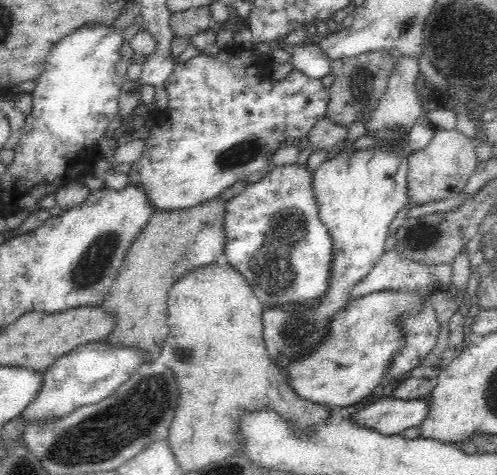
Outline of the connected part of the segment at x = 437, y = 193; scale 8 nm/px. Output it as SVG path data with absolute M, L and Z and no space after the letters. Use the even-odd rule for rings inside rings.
M436 130L434 138L420 150L411 152L407 158L408 203L413 206L434 202L448 197L458 196L471 174L476 170L478 158L474 144L468 138L454 130Z

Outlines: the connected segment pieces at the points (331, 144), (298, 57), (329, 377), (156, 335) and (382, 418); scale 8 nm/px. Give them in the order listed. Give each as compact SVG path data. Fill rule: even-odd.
M327 116L318 118L312 131L307 135L313 152L325 150L329 154L335 153L348 135L348 127L336 125Z
M278 40L269 42L268 46L271 46L271 50L284 49L290 55L293 68L300 70L310 78L321 79L332 71L330 64L332 60L314 43L307 45L297 43L286 45L283 48L280 46L280 40Z
M383 290L365 294L332 316L327 336L308 355L285 366L288 385L300 398L329 408L348 407L372 395L387 374L393 359L405 344L403 328L398 323L402 314L422 310L429 297L416 291Z
M221 197L190 208L156 209L148 224L128 248L126 258L114 279L114 286L100 307L116 317L116 327L106 338L111 346L140 349L145 363L159 359L168 336L168 291L176 280L192 269L214 263L224 253L224 204Z
M382 397L381 400L362 408L350 419L358 425L376 430L377 433L394 436L406 428L419 426L428 416L429 400L427 397L418 399L394 399Z

